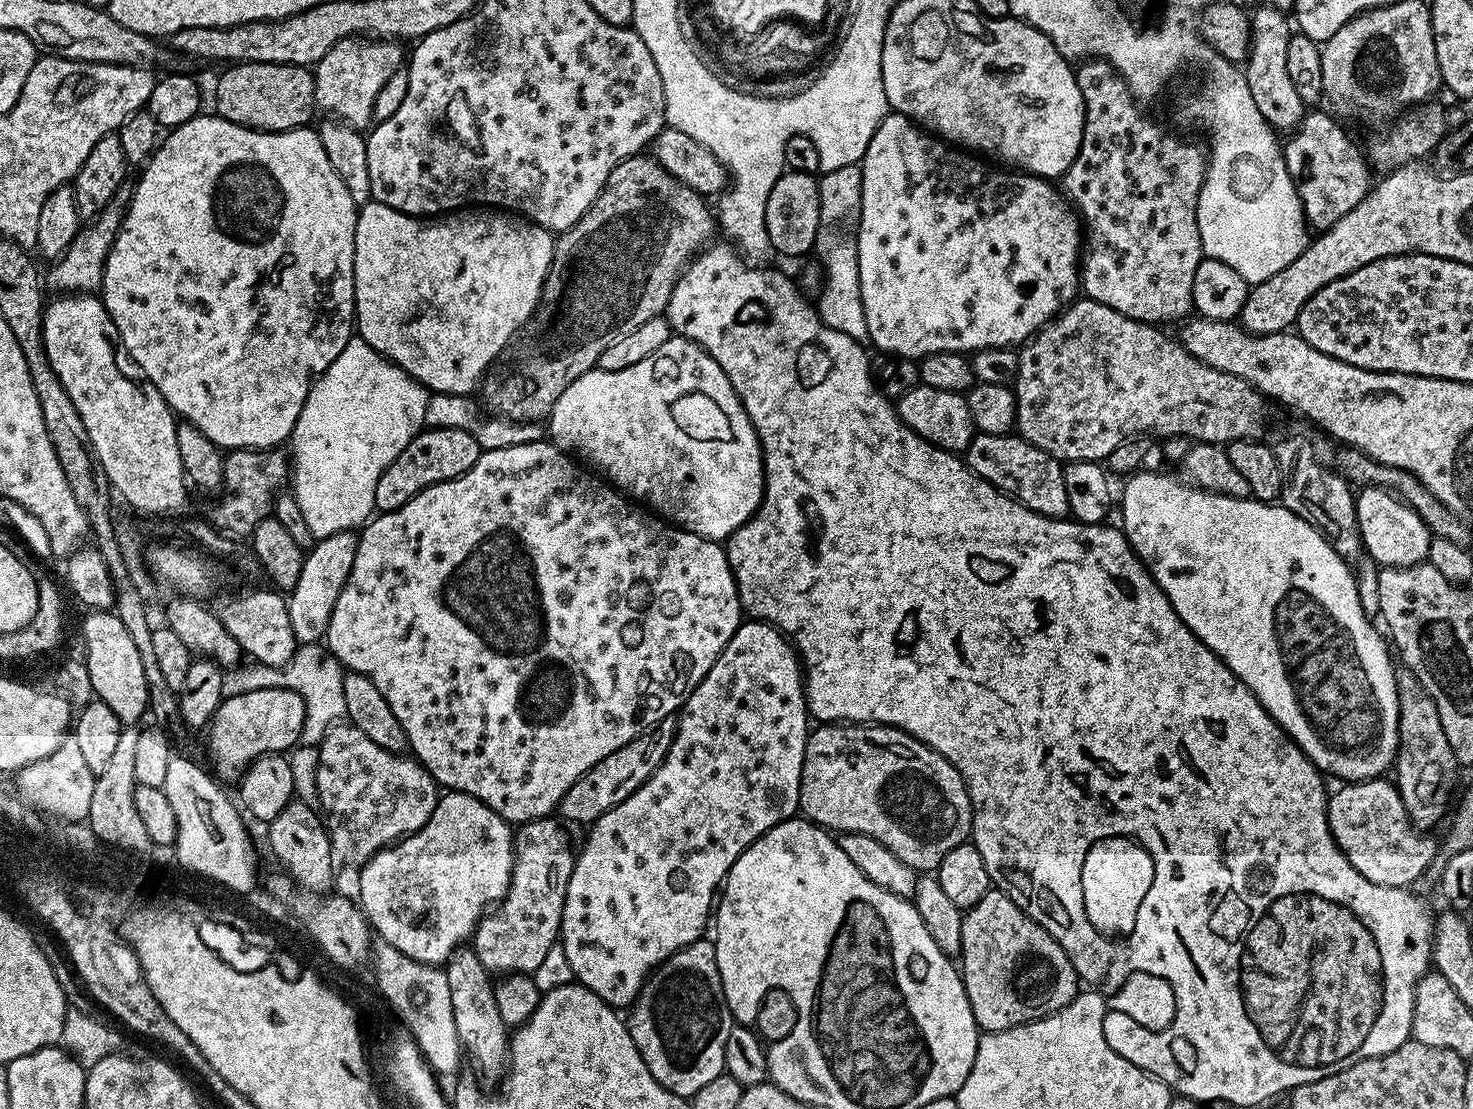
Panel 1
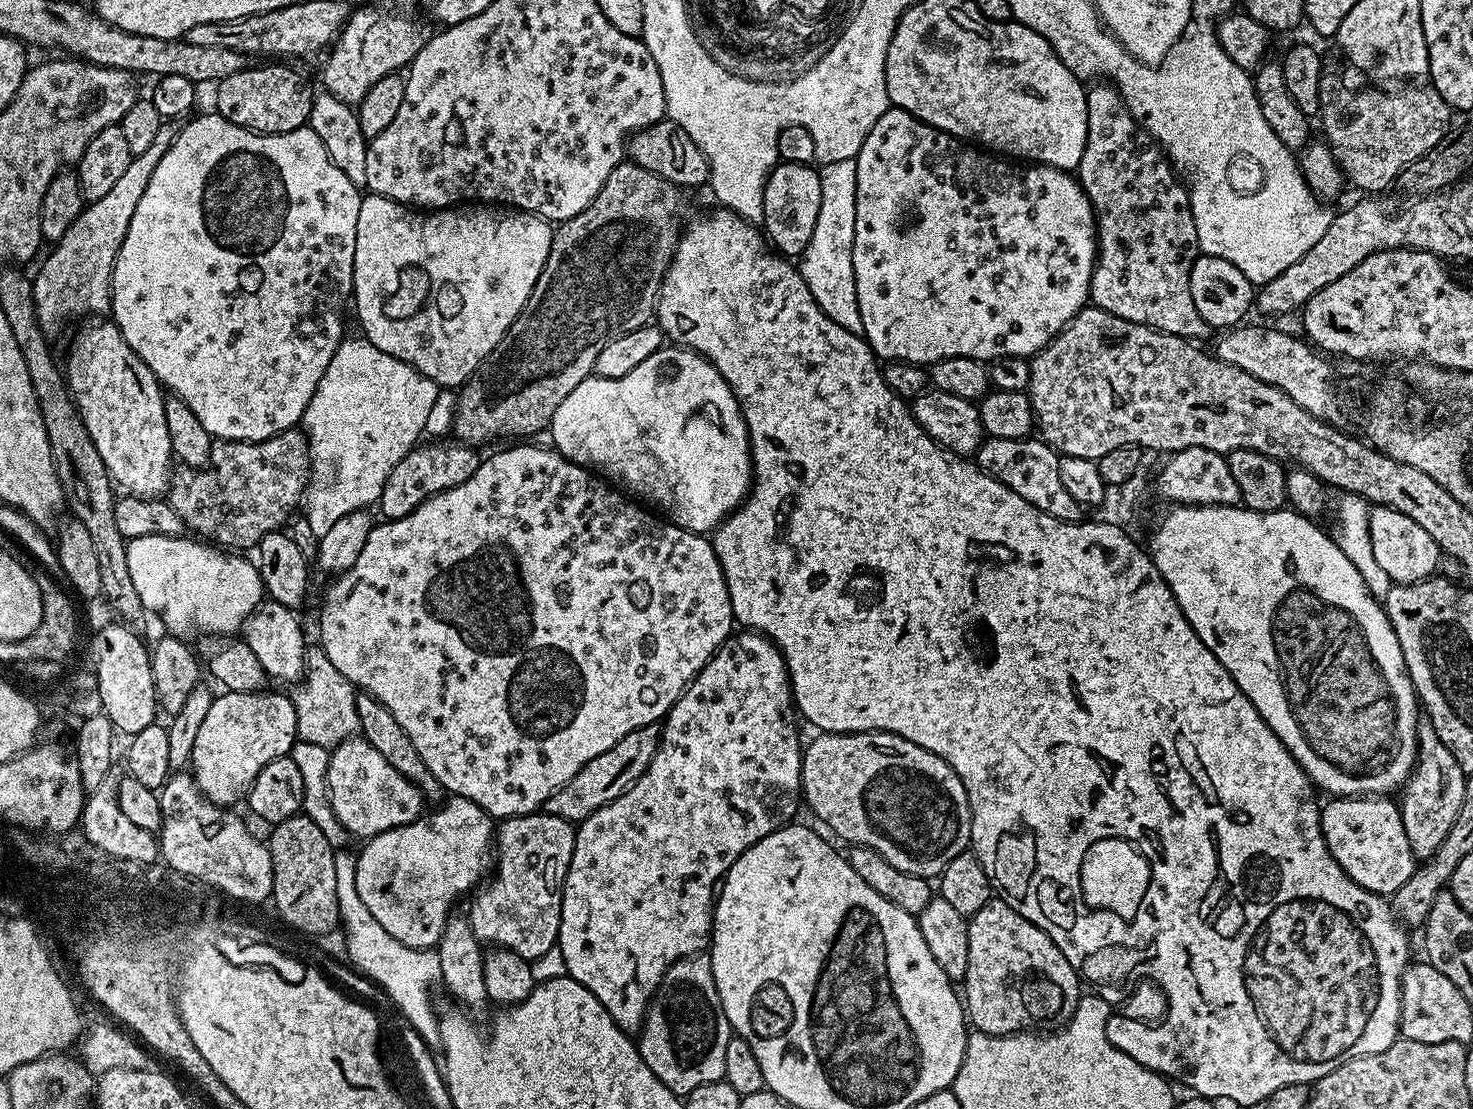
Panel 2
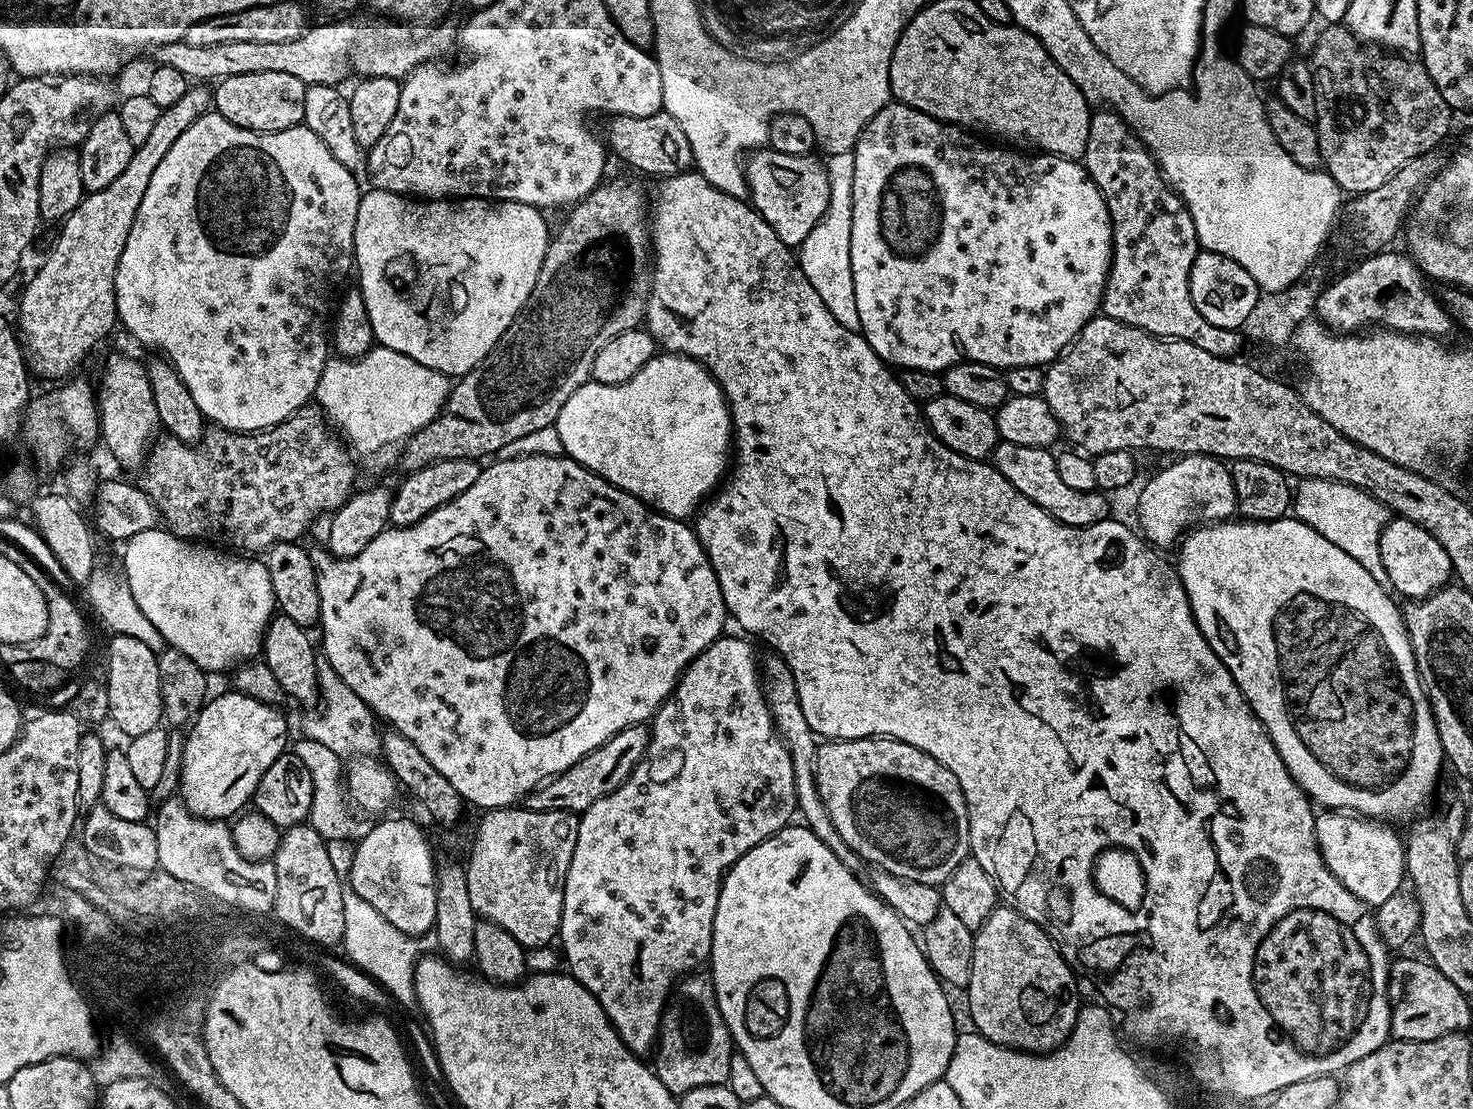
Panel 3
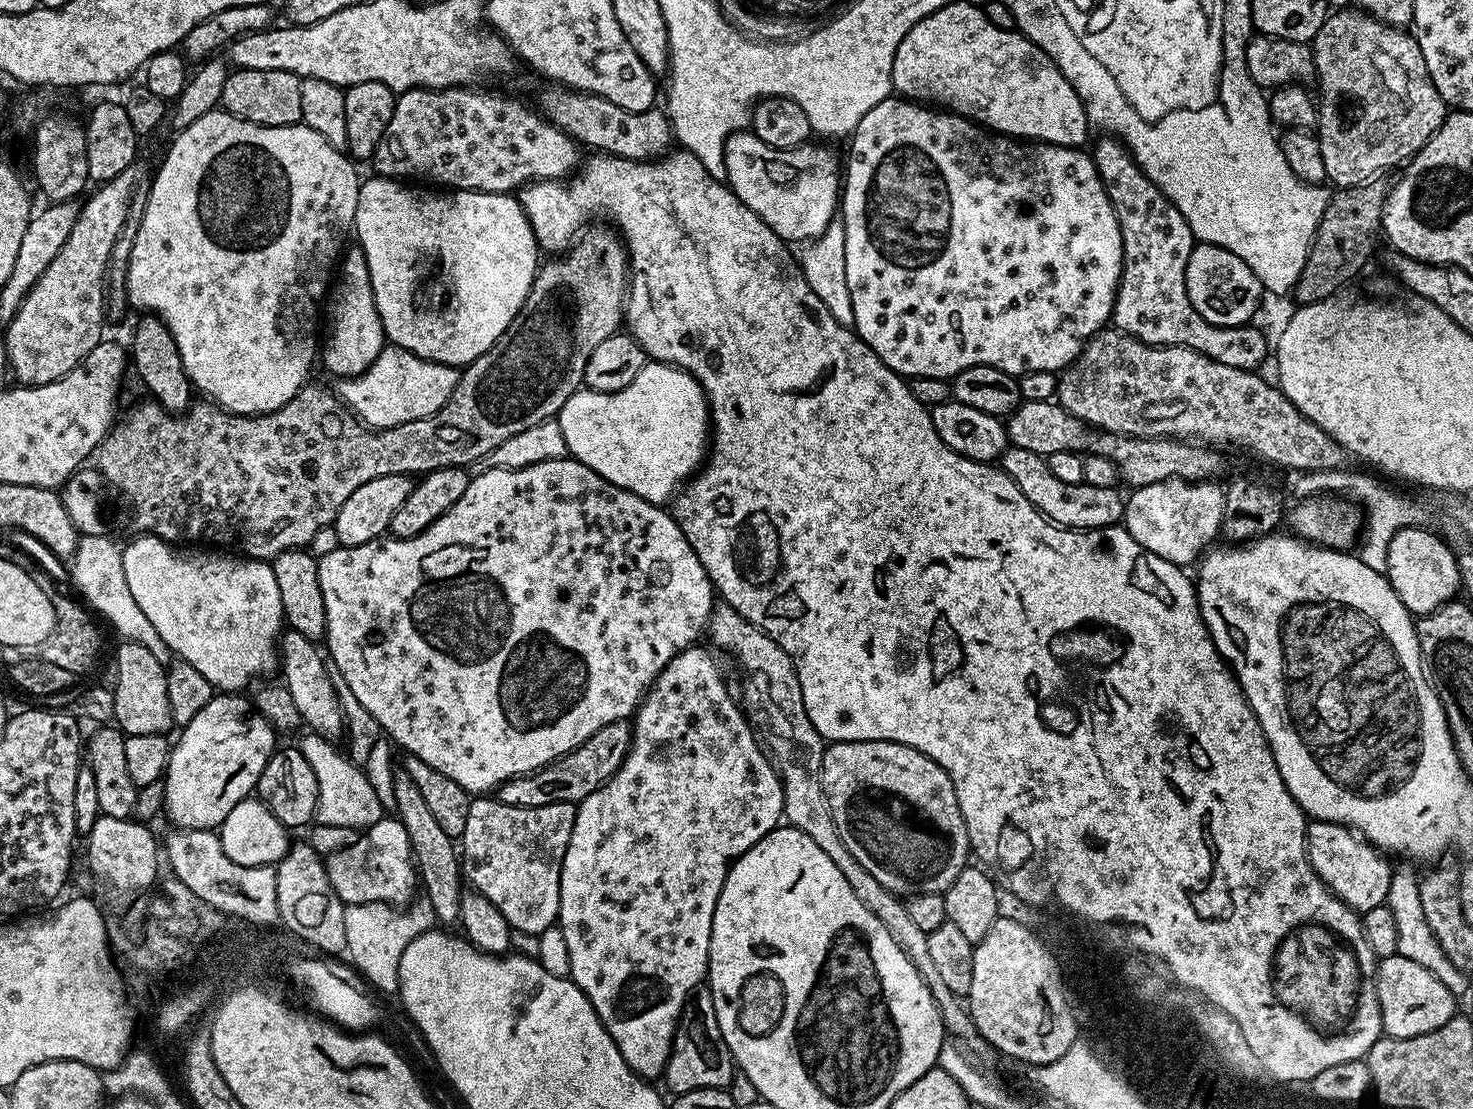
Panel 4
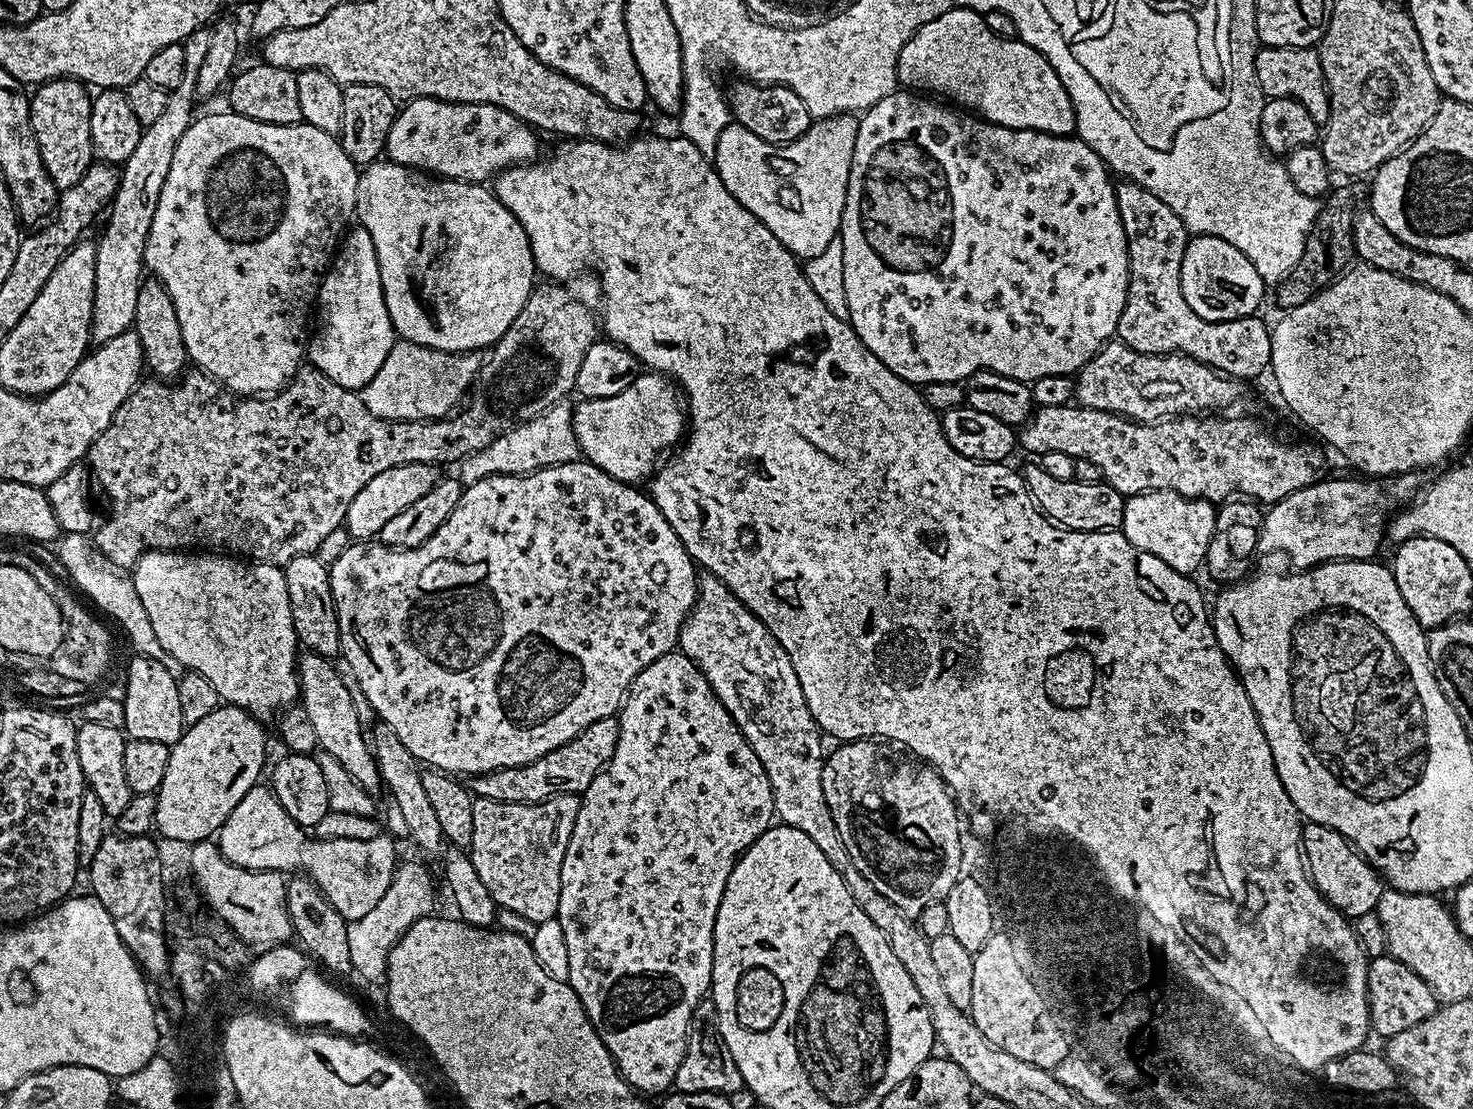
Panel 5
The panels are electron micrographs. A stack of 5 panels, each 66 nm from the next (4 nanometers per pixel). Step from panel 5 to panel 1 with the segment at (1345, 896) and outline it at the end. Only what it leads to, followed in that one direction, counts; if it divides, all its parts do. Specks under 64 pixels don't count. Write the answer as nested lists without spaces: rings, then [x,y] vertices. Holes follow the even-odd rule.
[[[1377,778],[1344,782],[1339,787],[1336,793],[1333,791],[1328,797],[1328,825],[1334,842],[1340,847],[1342,854],[1346,854],[1350,866],[1354,866],[1354,870],[1358,870],[1362,878],[1378,886],[1408,888],[1415,880],[1417,883],[1430,866],[1438,844],[1435,839],[1432,841],[1428,837],[1431,835],[1412,827],[1406,814],[1406,806],[1402,806],[1402,798],[1395,783],[1388,778]]]

